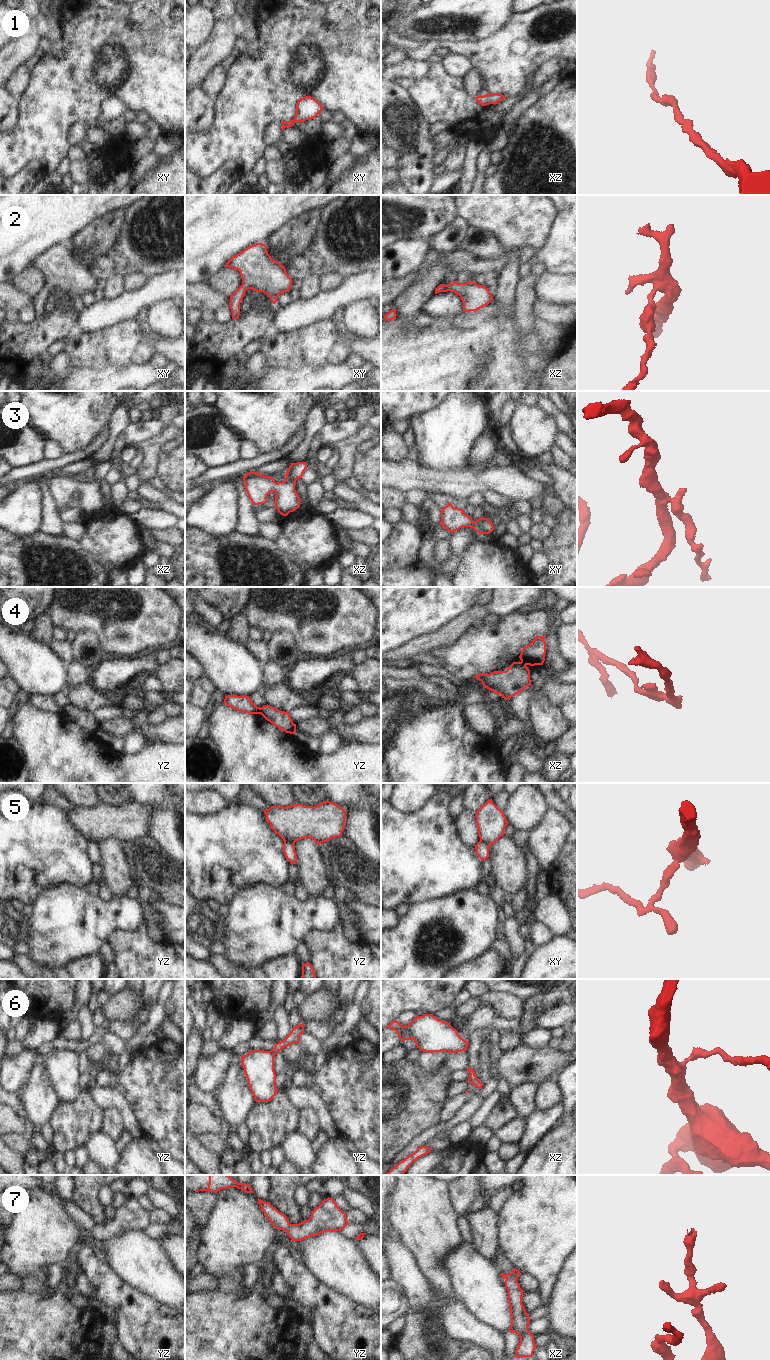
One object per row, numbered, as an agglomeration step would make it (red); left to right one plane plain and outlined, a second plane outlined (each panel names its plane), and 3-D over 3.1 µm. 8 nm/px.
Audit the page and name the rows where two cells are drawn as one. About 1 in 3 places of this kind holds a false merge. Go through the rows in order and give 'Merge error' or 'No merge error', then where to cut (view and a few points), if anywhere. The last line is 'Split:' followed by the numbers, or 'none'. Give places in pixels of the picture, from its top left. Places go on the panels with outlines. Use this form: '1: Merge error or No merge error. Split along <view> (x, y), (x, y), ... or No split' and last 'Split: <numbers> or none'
1: No merge error. No split
2: No merge error. No split
3: No merge error. No split
4: Merge error. Split along yz (261, 708), (259, 713)
5: Merge error. Split along yz (284, 841), (290, 841), (293, 844)
6: No merge error. No split
7: No merge error. No split
Split: 4, 5.

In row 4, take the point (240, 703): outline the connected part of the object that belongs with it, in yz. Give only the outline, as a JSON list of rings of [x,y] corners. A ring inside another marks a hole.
[[[227,695],[223,703],[234,710],[248,714],[260,714],[261,712],[261,708],[257,707],[249,696]]]

